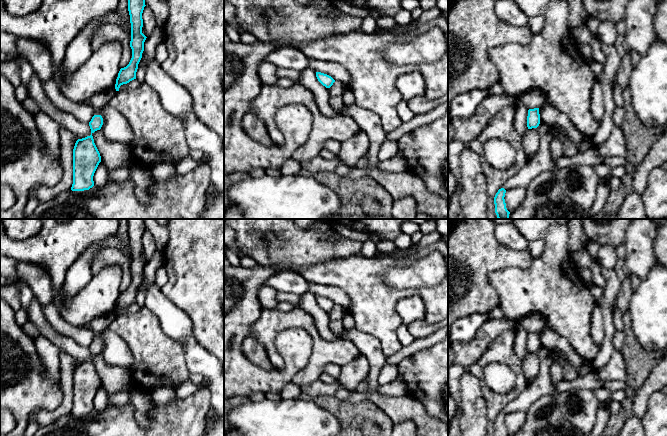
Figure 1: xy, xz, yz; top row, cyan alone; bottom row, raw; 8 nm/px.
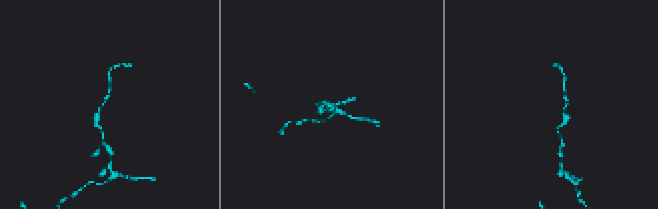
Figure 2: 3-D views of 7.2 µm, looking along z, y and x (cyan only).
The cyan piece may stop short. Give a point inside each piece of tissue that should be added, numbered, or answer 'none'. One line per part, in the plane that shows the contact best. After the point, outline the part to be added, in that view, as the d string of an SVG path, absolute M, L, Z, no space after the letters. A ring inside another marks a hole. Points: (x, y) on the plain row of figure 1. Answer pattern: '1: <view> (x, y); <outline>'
none

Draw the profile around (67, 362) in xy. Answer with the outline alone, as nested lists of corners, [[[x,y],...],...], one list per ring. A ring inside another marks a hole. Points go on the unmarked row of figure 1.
[[[60,349],[60,384],[64,398],[61,405],[54,411],[40,409],[34,416],[38,426],[44,427],[50,425],[58,418],[71,414],[73,408],[73,373],[77,365],[77,361],[73,356]]]

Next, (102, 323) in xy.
[[[113,311],[107,315],[103,315],[90,321],[82,327],[90,329],[95,333],[101,333],[102,331],[108,329],[109,325],[115,320],[116,317],[117,315],[115,311]]]

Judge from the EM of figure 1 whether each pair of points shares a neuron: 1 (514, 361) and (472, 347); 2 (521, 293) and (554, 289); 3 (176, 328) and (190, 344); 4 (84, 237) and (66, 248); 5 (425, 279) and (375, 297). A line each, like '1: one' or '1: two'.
1: two
2: one
3: one
4: one
5: two

